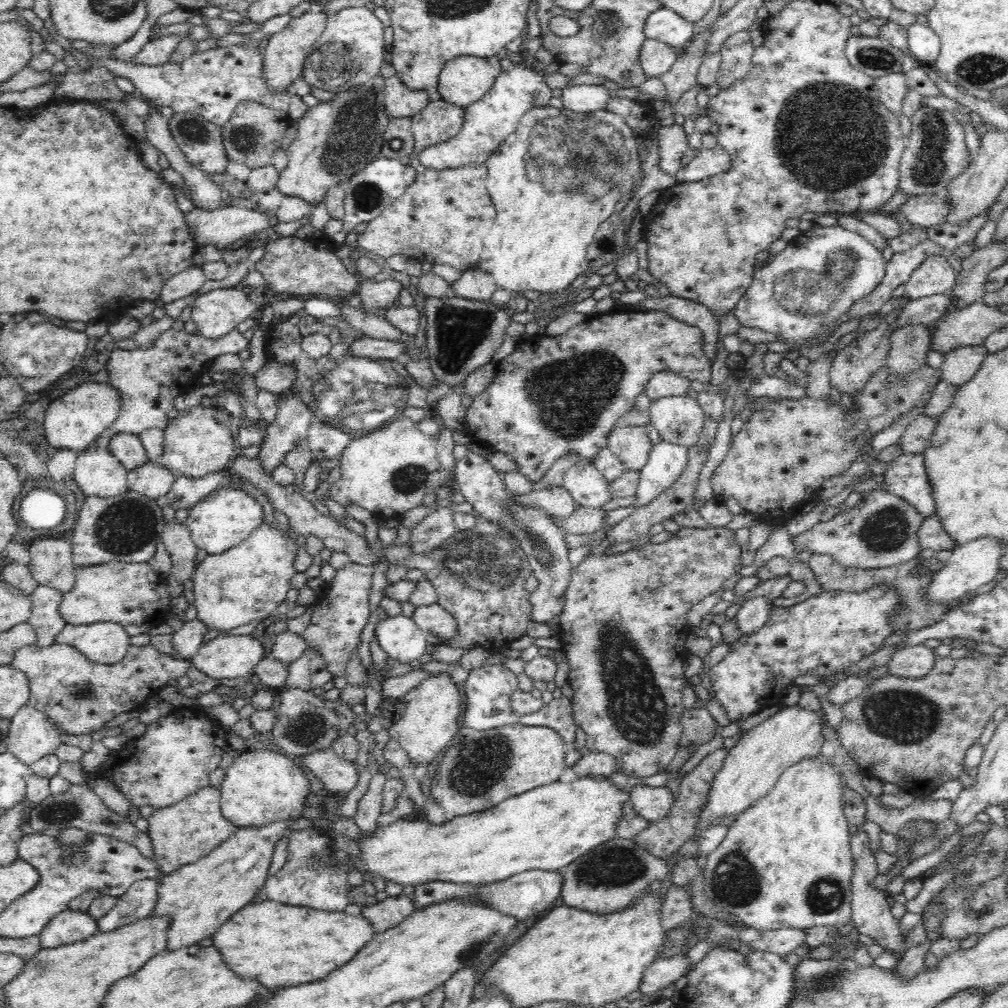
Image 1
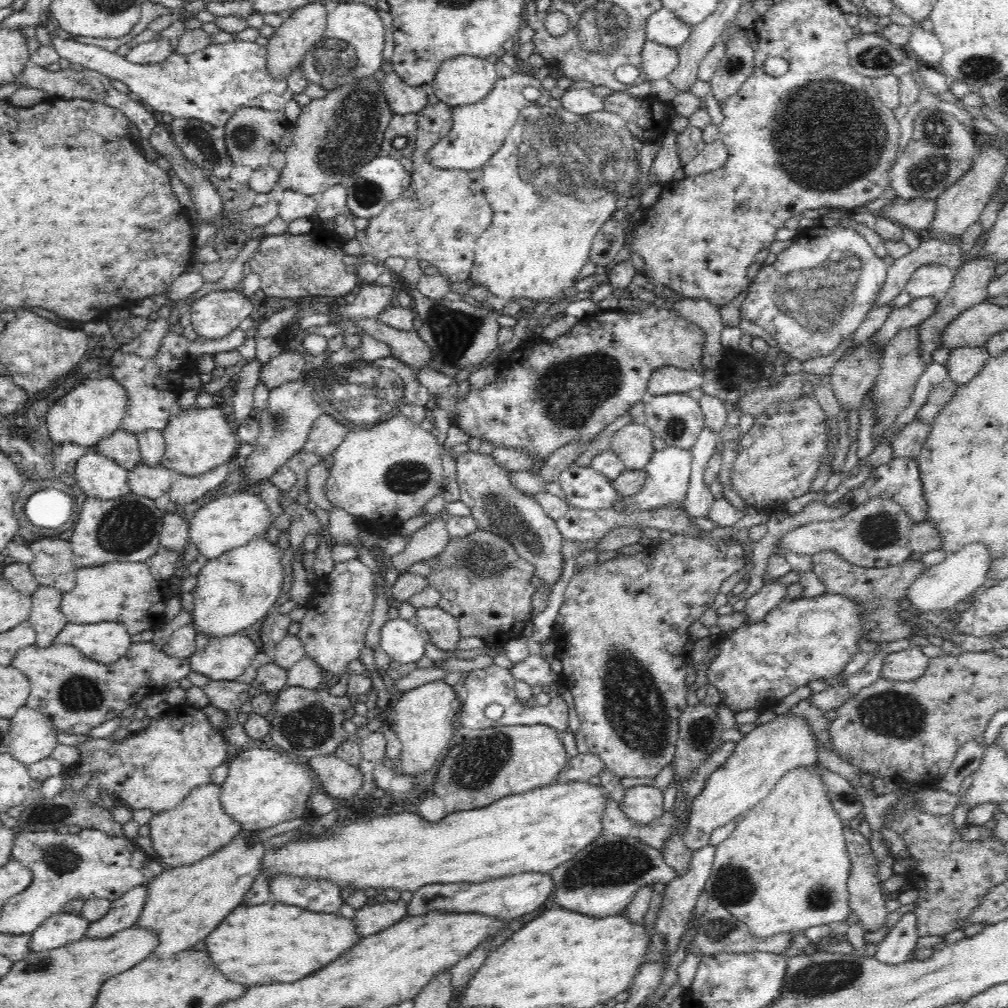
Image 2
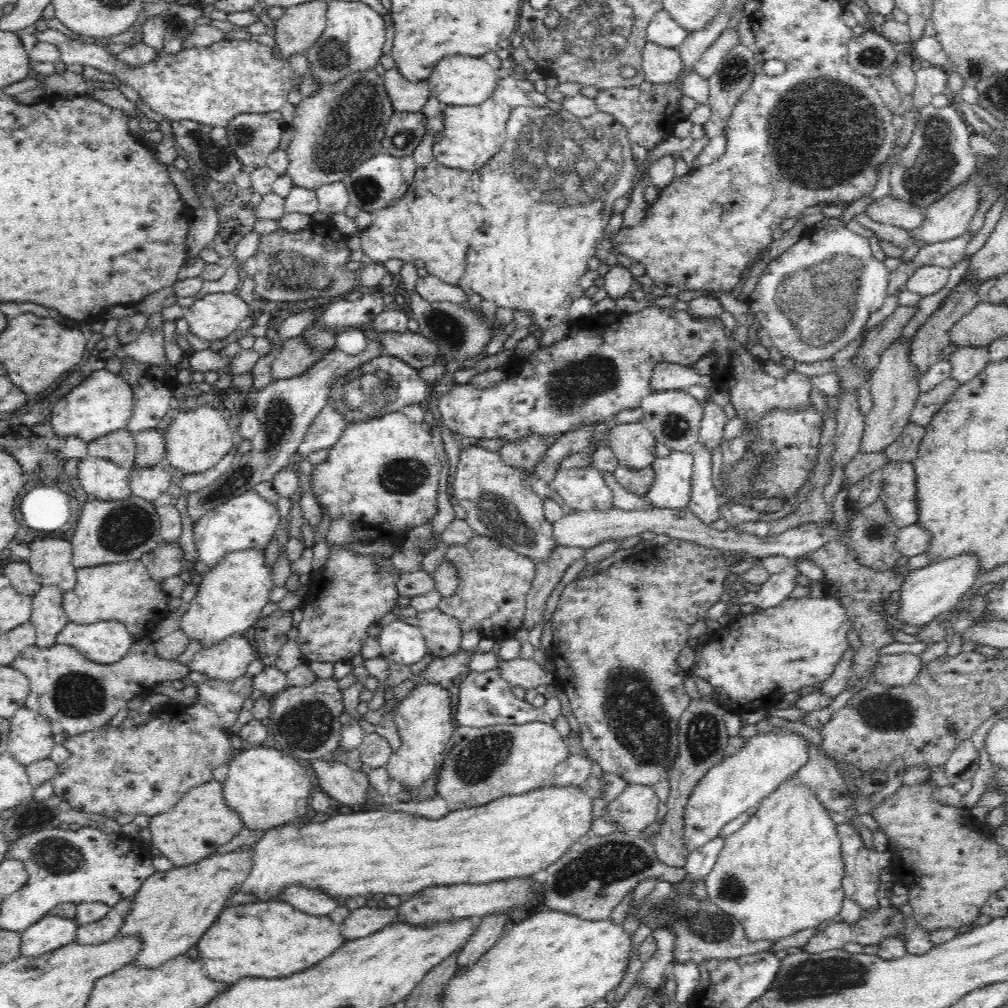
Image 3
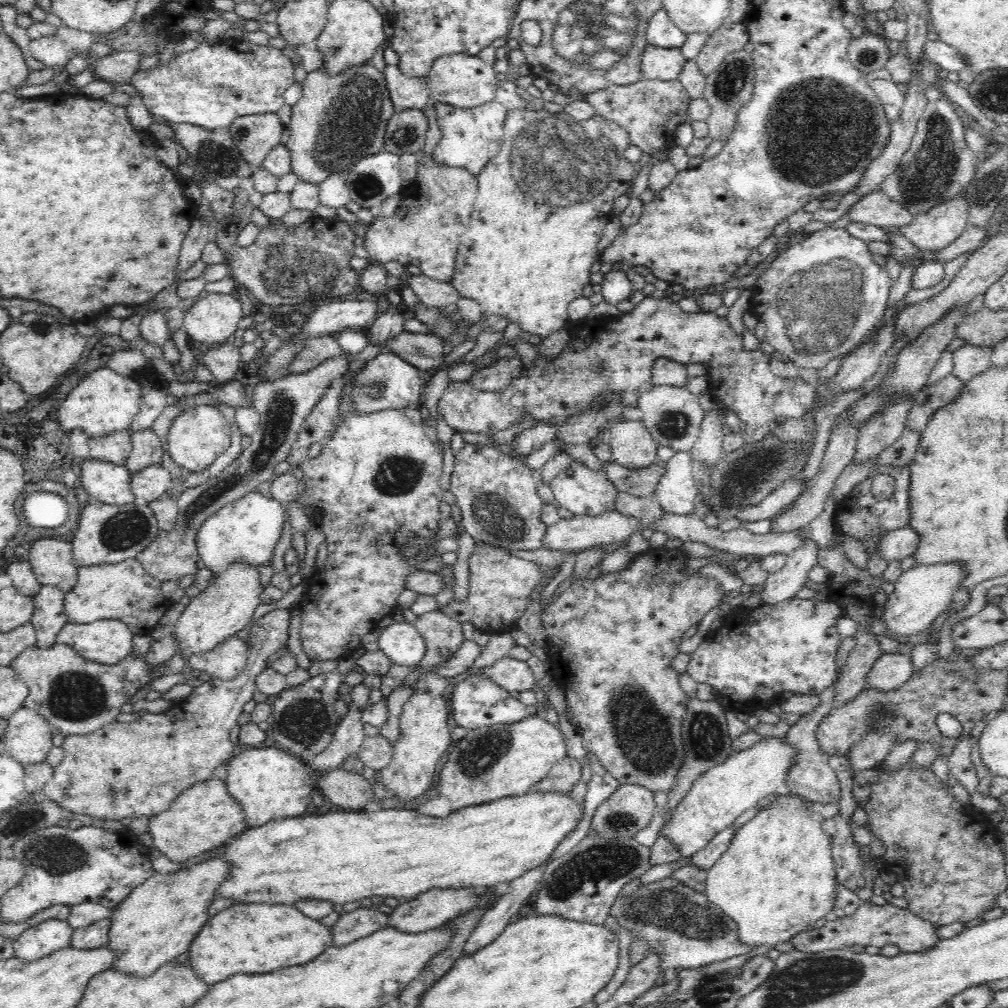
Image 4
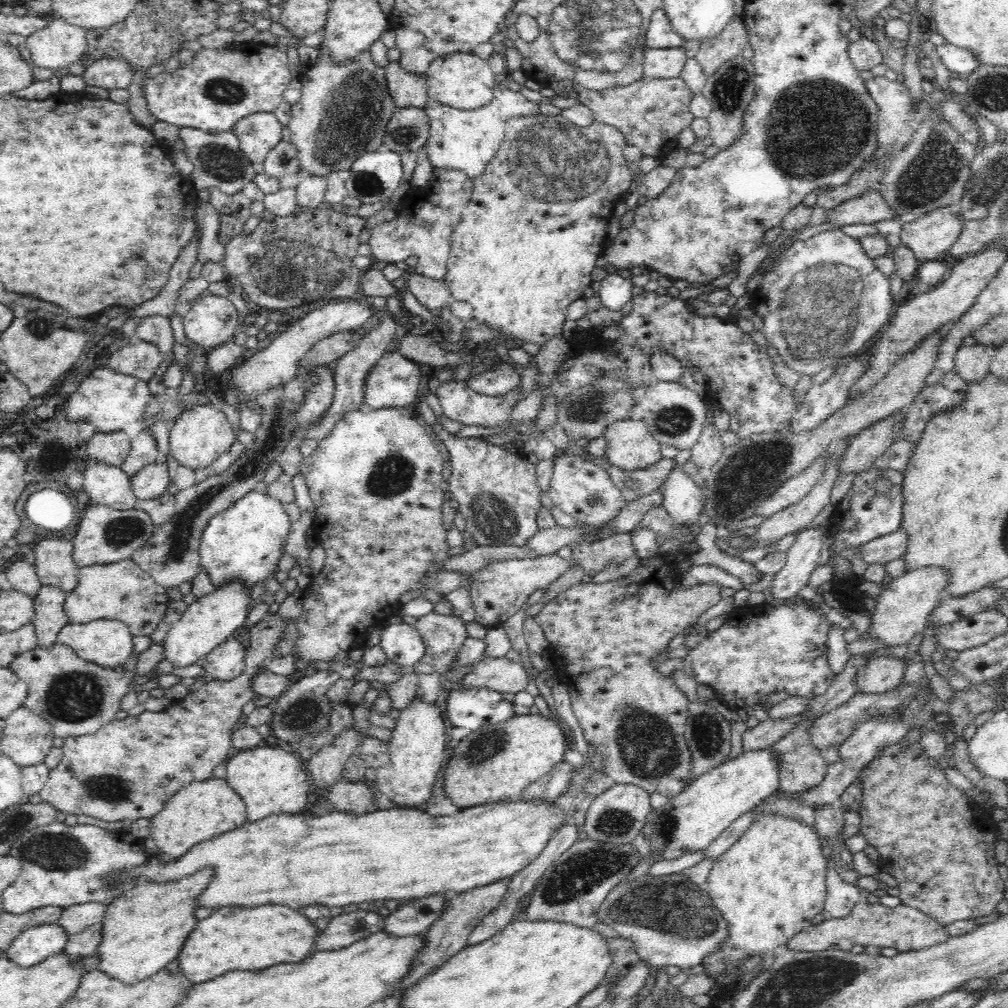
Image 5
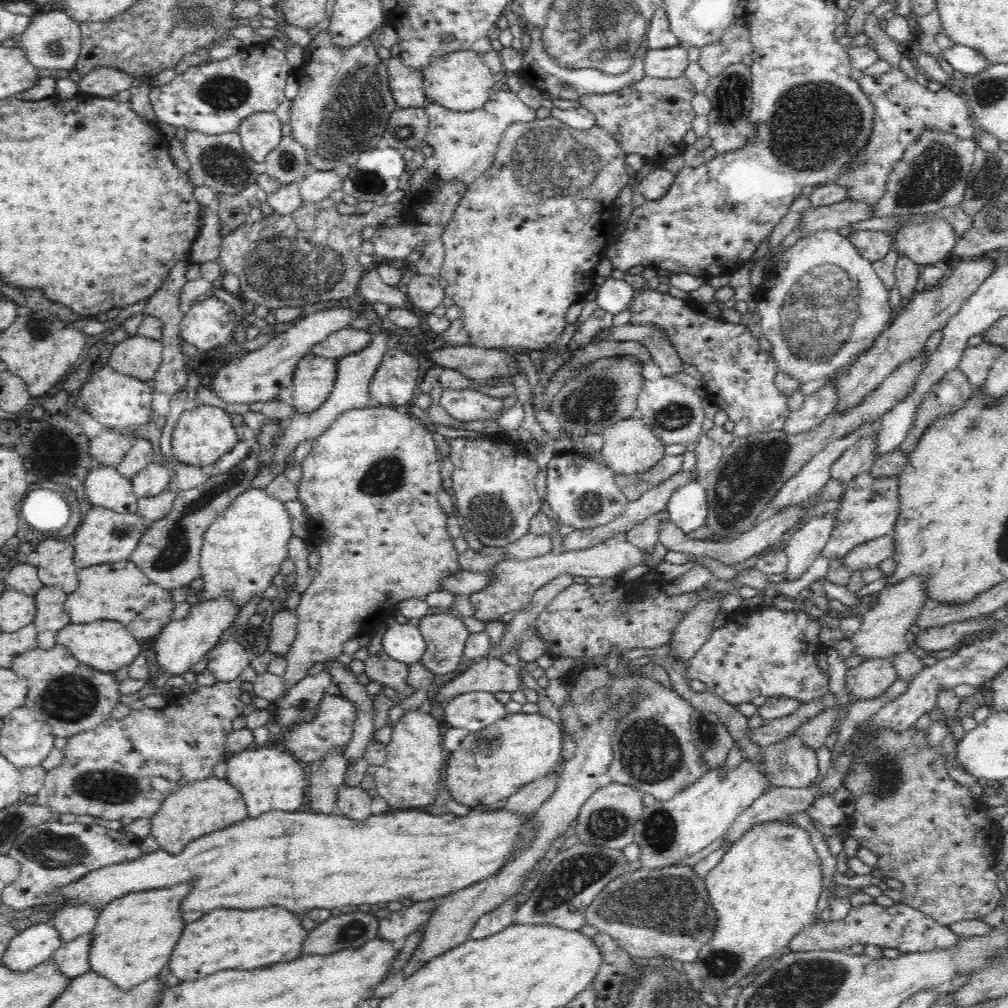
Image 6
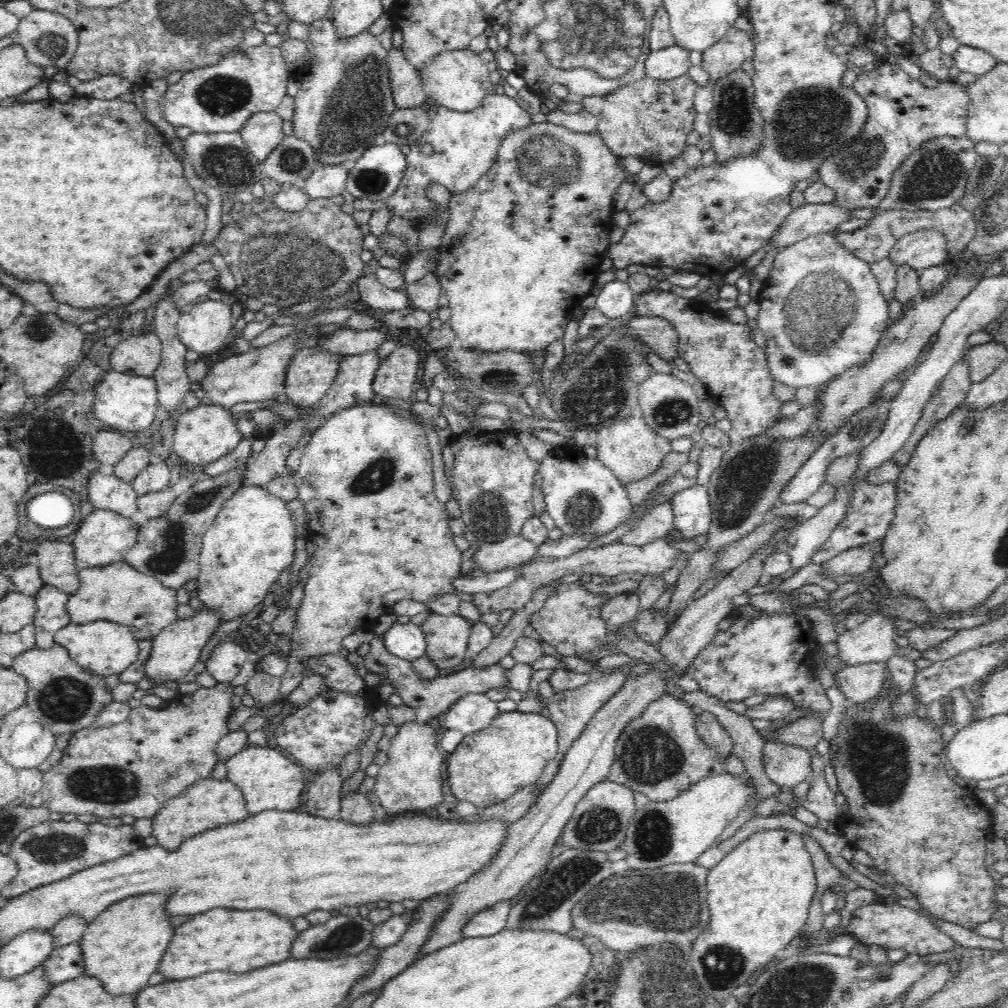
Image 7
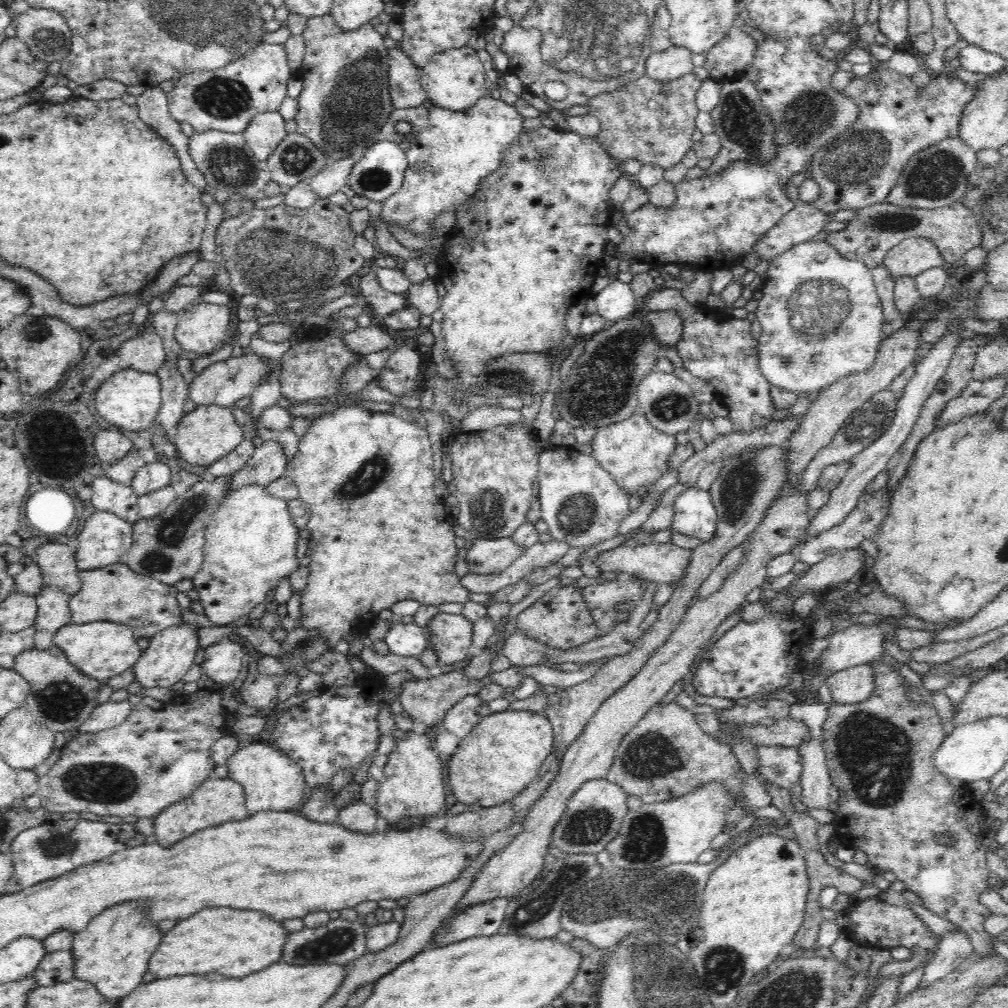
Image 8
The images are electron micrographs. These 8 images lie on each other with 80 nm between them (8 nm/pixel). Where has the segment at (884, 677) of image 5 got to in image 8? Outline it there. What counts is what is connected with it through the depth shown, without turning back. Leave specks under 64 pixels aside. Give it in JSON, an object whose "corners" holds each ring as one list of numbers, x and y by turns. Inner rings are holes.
{"corners":[[869,664,832,673,826,680,833,704,854,705,866,700,875,689,875,672]]}

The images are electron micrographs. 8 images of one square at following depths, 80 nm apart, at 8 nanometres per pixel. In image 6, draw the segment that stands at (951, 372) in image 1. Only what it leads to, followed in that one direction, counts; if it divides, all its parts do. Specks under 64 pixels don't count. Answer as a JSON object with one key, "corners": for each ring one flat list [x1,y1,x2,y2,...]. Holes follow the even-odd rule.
{"corners":[[983,342,979,346,966,348,958,368,974,387,984,385,992,364,1005,352,1002,346]]}

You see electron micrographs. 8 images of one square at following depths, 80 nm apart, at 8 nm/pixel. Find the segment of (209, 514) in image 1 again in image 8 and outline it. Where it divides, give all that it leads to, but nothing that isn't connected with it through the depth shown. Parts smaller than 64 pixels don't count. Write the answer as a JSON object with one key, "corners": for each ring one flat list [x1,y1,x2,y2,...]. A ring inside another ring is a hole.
{"corners":[[251,484,228,492,212,513,205,529,203,563,192,579,194,588,200,593,199,601,204,607,205,615,216,625,226,626,246,616,258,604,264,603,266,596,284,578,299,570,299,560,296,557,299,530,292,520,287,501,268,494,263,486]]}

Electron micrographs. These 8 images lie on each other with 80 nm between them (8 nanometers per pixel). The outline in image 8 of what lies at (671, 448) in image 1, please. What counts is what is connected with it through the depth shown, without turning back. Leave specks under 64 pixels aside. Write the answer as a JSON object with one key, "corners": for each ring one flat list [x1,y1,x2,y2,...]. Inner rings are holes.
{"corners":[[690,487,674,503,674,532,708,542,716,532,716,509,708,490]]}

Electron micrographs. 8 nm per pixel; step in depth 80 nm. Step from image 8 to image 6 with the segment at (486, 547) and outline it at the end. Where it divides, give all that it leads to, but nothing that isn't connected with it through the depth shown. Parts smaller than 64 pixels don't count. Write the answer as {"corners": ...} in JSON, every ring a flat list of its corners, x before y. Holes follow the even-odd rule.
{"corners":[[529,532,518,540,501,547,501,550,507,554,505,560,526,560,536,558,537,556,544,556,552,550,551,532,548,534,534,534]]}

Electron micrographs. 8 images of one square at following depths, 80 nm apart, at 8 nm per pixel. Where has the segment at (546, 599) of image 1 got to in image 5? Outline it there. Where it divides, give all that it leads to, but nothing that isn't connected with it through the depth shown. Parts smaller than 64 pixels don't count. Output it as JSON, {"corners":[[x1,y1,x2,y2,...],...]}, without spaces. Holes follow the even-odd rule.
{"corners":[[438,421,431,428,434,428,438,438,450,452,453,471,448,480,448,495,466,518,466,530,472,533,476,545,525,546,526,541,540,530,536,519,538,511,542,508,541,488,537,483,536,465,530,464,524,456,518,455,513,446,489,444,479,437,454,437,452,433,442,428]]}

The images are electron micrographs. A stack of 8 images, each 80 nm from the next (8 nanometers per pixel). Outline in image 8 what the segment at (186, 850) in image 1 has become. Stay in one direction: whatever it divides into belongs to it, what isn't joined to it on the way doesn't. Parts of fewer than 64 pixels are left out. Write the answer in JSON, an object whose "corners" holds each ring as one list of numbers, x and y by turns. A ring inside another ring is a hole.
{"corners":[[229,776,220,779,208,777,208,780,188,800,171,805,162,811,160,815,156,816,154,834,157,837,157,842,160,842,162,845,164,845,164,842,174,844,176,840,188,836,192,832,216,827,218,824,226,822,226,816,228,816,228,820,236,818,235,821,248,818,250,814,246,808,246,804,244,804,245,793,242,790,241,784,232,780]]}

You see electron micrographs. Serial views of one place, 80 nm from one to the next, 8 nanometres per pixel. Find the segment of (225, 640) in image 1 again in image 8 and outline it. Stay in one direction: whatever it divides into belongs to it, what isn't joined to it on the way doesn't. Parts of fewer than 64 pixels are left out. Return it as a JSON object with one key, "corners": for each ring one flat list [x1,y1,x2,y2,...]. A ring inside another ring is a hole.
{"corners":[[236,642,214,643,205,648,204,660,201,663,203,672,217,685,233,682,244,660,244,651]]}

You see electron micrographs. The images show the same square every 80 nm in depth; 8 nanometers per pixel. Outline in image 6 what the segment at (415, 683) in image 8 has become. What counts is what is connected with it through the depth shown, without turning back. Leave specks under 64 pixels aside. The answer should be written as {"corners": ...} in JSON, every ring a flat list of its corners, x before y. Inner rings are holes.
{"corners":[[386,651,376,655,370,655,364,663,364,673,370,681,382,682,386,689,390,686,403,696,412,696,414,689,408,685,408,666,397,664,396,659,392,659],[482,658,472,662,467,670,461,672,459,676,445,683,436,692,436,700,443,707,448,700,452,700,454,696,466,692,482,691,482,692,514,692,521,688,520,669,517,666,510,666,504,663,500,658]]}

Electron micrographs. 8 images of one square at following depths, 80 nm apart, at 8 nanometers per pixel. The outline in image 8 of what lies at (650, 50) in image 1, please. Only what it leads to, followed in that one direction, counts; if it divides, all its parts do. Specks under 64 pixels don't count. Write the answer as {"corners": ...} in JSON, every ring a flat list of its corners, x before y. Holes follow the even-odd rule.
{"corners":[[670,46,668,50,653,52,645,61,646,75,654,80,676,80,692,73,692,52,686,47]]}

